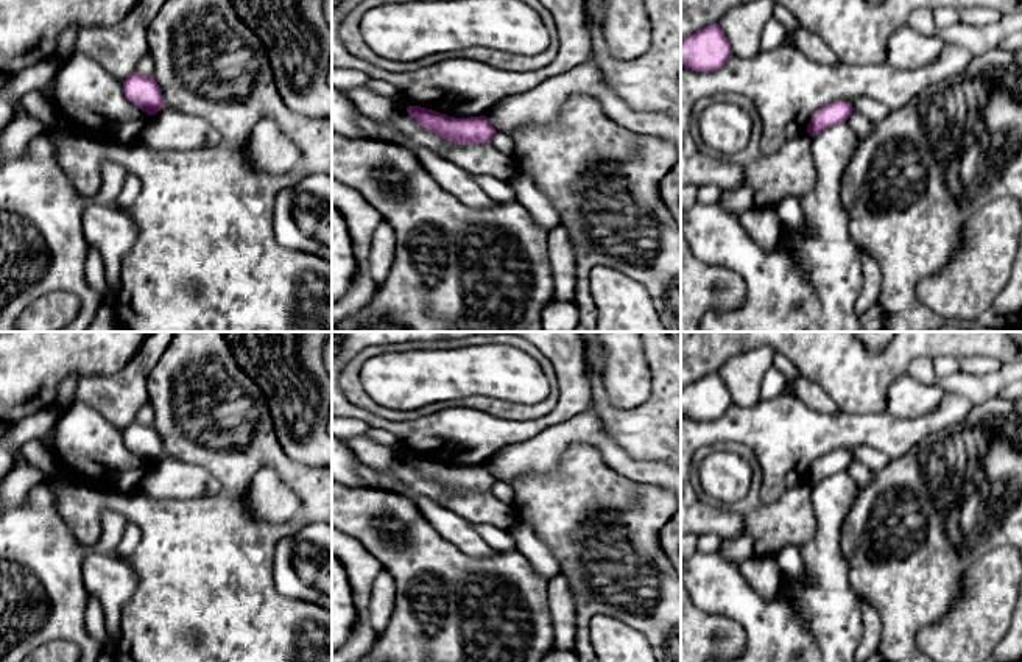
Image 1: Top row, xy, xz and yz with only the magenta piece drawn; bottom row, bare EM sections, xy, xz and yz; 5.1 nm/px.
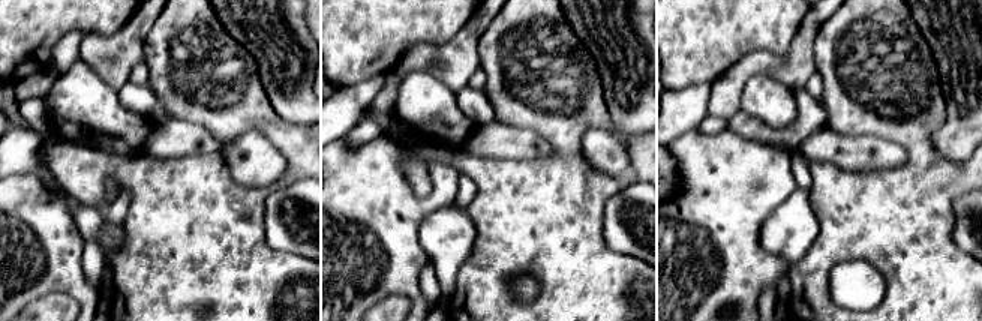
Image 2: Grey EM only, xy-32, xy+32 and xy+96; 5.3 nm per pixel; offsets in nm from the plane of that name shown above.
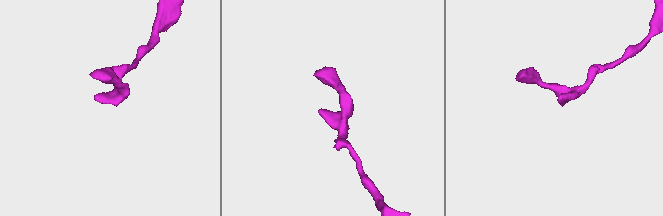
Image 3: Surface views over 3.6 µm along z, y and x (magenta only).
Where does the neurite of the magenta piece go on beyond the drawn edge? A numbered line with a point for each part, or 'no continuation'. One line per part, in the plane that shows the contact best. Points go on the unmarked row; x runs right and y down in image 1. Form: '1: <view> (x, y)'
no continuation

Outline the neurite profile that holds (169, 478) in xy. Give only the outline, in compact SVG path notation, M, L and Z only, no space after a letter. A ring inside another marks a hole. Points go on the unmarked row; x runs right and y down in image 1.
M168 455L151 464L139 492L156 500L212 497L223 491L206 467L178 461Z

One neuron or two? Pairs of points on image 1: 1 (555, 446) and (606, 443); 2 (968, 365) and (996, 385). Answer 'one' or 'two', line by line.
1: one
2: two

